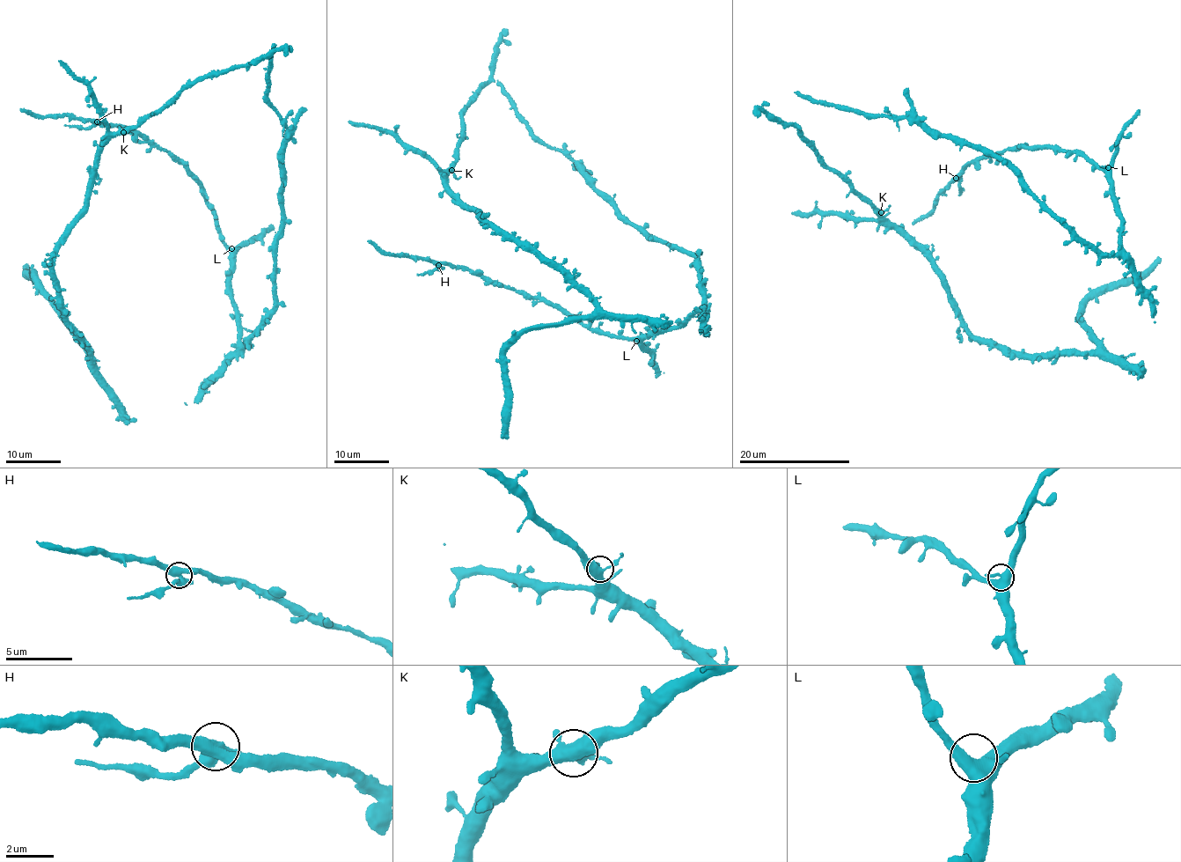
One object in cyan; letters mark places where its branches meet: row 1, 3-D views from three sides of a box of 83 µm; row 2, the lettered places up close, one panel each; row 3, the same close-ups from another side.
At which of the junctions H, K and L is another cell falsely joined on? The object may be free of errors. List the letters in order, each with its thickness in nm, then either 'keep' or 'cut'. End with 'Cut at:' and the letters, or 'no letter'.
H: 480 nm | cut
K: 460 nm | keep
L: 460 nm | keep
Cut at: H

